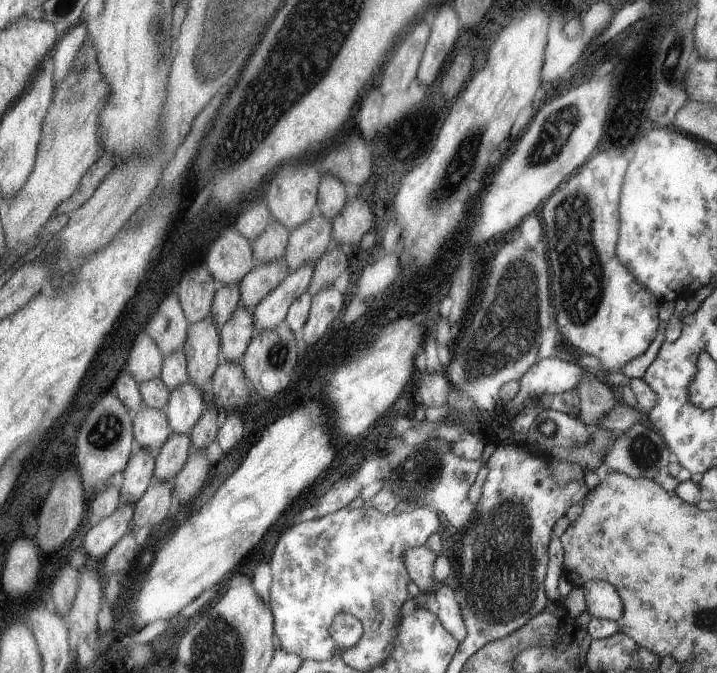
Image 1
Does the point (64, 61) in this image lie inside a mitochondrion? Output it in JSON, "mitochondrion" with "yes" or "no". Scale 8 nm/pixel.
{"mitochondrion":"no"}

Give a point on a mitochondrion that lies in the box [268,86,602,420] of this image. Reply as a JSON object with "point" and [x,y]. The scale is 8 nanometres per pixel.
{"point":[511,329]}

